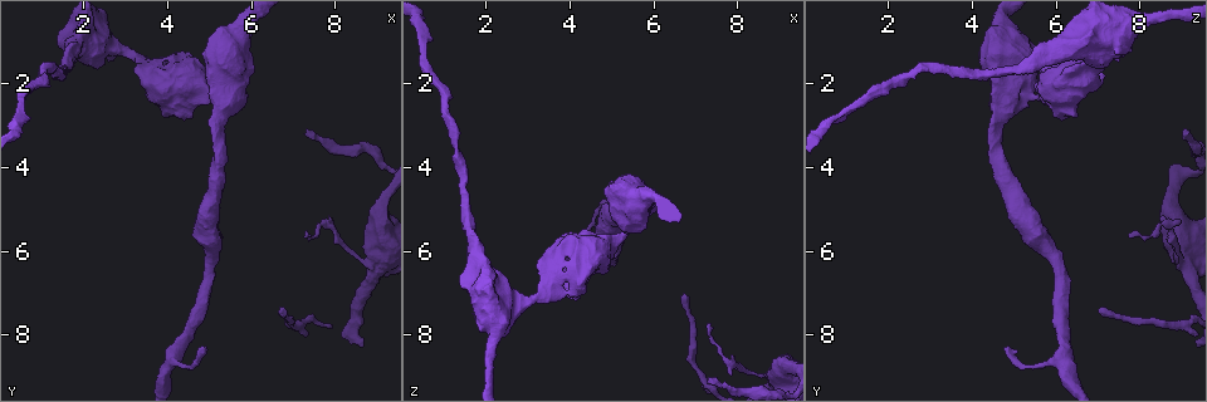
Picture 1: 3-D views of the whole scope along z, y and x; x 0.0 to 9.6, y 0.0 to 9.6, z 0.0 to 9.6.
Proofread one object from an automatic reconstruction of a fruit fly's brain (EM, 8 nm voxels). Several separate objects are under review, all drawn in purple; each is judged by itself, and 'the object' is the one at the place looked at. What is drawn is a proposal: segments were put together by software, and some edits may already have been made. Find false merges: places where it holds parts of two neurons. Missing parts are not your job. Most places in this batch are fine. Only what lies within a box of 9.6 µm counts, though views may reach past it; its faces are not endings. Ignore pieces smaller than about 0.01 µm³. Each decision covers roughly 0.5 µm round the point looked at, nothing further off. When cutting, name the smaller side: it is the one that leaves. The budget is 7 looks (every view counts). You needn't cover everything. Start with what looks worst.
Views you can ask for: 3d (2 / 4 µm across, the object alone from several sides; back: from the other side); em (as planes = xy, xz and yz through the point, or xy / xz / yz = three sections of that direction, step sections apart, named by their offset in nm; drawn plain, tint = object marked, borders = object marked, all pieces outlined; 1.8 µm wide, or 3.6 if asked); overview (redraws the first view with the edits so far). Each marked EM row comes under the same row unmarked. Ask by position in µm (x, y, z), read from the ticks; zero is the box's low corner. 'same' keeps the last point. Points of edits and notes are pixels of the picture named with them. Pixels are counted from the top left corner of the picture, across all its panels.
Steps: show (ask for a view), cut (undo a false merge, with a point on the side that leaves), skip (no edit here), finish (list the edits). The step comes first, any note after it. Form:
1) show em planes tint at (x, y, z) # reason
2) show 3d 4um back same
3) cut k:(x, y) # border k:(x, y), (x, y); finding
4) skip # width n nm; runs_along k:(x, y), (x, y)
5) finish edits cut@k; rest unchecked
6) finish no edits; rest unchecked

show 3d 4um at (2.70, 1.20, 7.25) # sharp bend

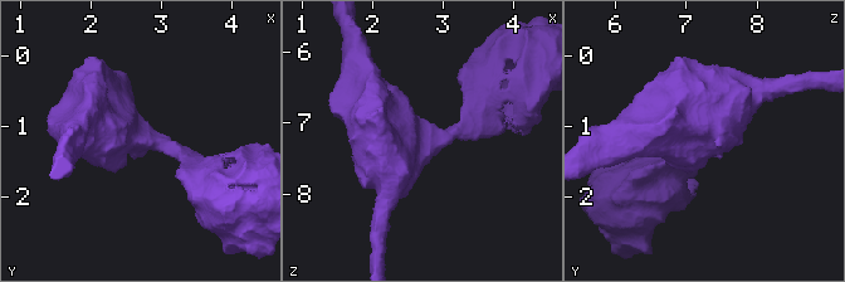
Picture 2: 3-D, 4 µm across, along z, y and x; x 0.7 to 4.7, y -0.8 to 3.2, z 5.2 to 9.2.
show em 3.6um planes tint at (2.70, 1.15, 7.25) # now the EM

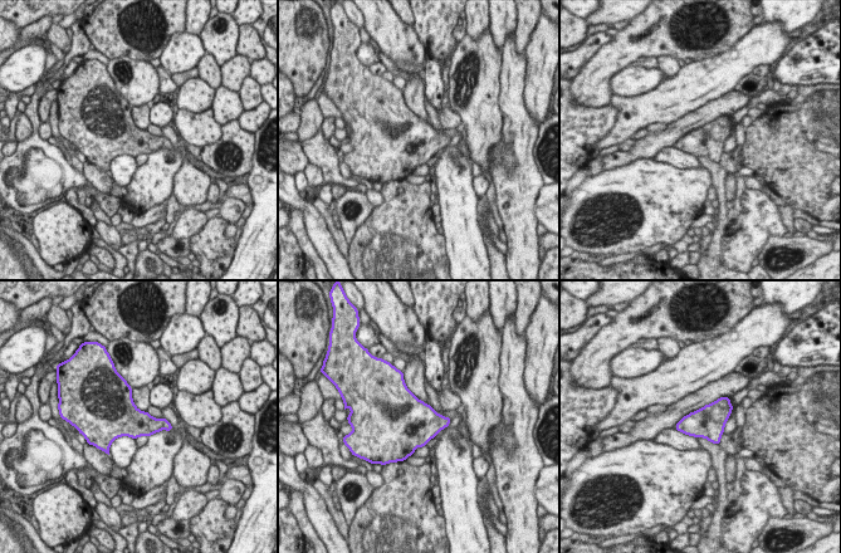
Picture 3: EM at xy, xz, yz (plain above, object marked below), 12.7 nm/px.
skip # all the same neuron

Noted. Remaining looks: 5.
show em 3.6um planes tint at (4.10, 2.20, 6.05) # thick turns thin

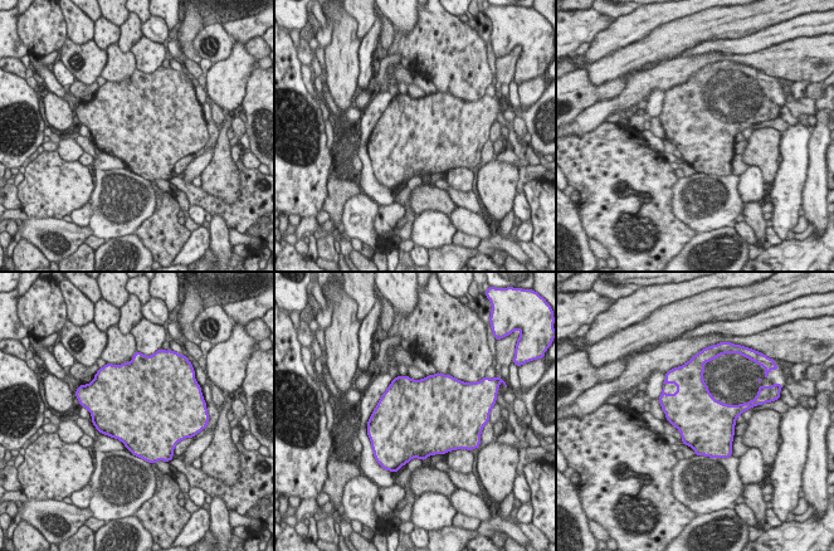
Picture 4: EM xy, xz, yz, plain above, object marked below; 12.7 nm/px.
skip # all the same neuron

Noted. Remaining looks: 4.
show em planes tint at (4.55, 8.80, 5.20) # a narrow waist

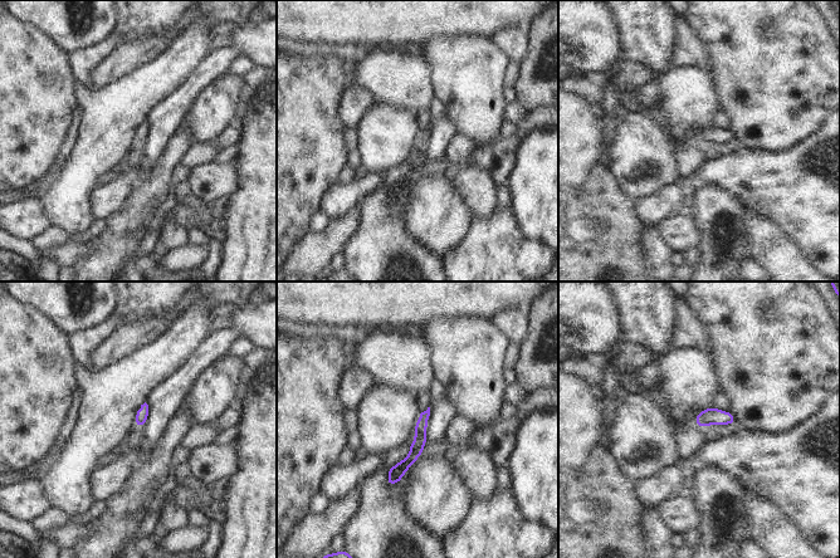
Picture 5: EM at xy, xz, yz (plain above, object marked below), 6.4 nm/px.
skip # runs_along 5:(425, 415), (414, 455), (390, 481); all the same neuron

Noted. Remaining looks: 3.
finish no edits; rest unchecked

